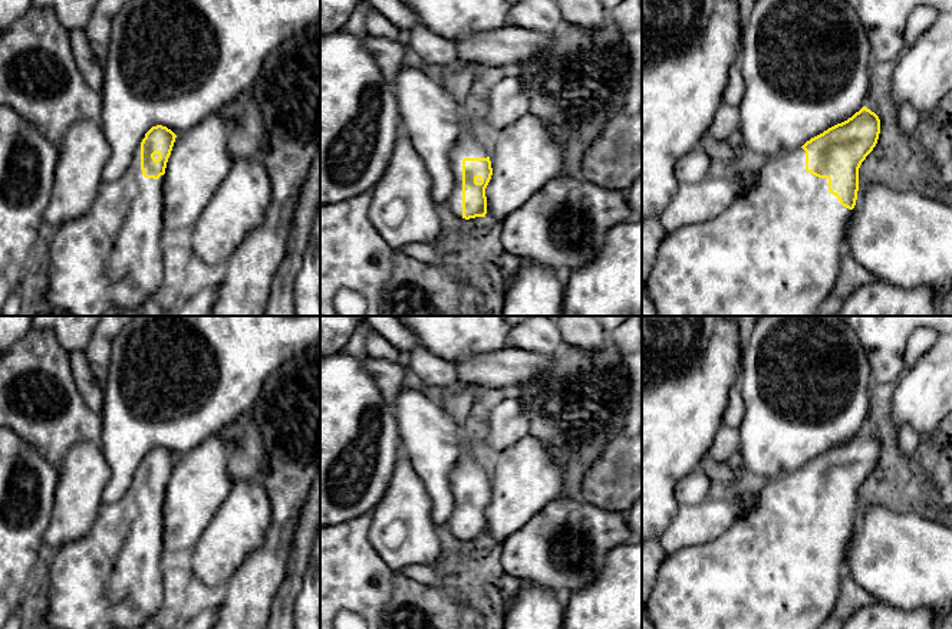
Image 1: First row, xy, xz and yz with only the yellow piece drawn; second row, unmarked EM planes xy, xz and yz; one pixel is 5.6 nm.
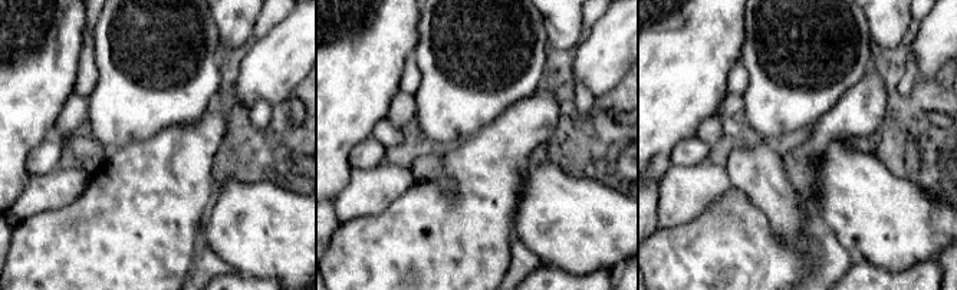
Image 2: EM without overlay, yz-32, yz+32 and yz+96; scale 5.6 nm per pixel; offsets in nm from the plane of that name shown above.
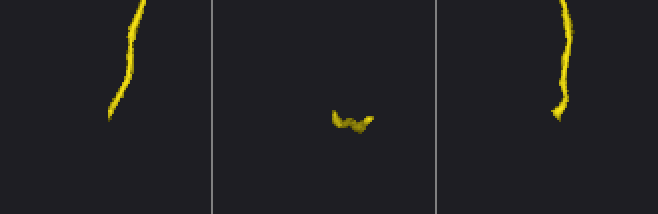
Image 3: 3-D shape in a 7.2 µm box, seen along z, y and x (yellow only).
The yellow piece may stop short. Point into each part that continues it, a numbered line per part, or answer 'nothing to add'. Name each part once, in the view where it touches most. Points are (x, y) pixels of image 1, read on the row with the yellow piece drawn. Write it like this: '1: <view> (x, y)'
1: xz (471, 142)

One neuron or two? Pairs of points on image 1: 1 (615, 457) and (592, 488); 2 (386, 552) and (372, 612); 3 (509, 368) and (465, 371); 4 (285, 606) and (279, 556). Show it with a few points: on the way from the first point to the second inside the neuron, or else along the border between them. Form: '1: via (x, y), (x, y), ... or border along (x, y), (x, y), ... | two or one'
1: via (615, 464), (599, 481) | one
2: border along (368, 532), (368, 540), (372, 547), (397, 575) | two
3: via (498, 369), (476, 369) | one
4: border along (290, 549), (286, 576), (269, 613) | two

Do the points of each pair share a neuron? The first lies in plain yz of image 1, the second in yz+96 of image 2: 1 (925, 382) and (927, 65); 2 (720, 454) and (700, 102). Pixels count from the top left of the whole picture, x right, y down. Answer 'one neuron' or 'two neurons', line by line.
1: one neuron
2: two neurons

